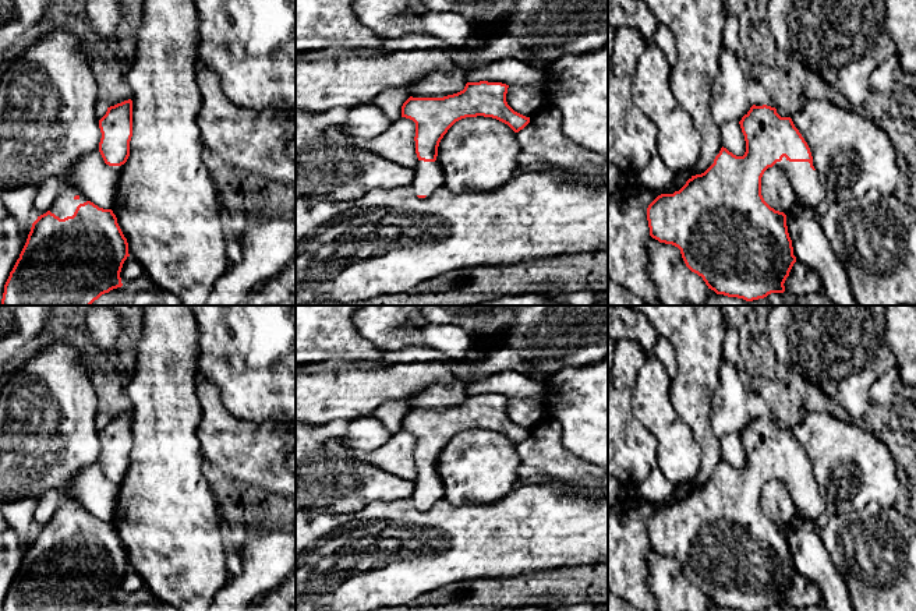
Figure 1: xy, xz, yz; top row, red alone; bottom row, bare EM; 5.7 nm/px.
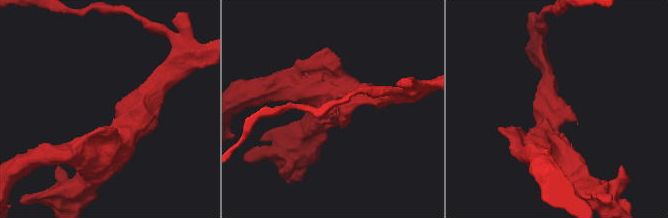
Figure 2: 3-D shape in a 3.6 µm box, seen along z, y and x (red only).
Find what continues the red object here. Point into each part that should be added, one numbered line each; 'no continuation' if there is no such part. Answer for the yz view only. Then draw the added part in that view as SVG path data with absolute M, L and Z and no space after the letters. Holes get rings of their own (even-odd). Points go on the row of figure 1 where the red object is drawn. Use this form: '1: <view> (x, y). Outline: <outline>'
1: yz (805, 180). Outline: M785 156L774 165L789 179L795 199L813 209L824 211L827 202L818 181L818 174L809 162L789 162Z

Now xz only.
1: xz (428, 176). Outline: M418 160L414 169L414 180L411 183L411 190L414 195L428 197L442 186L445 186L445 176L441 170L438 160Z

